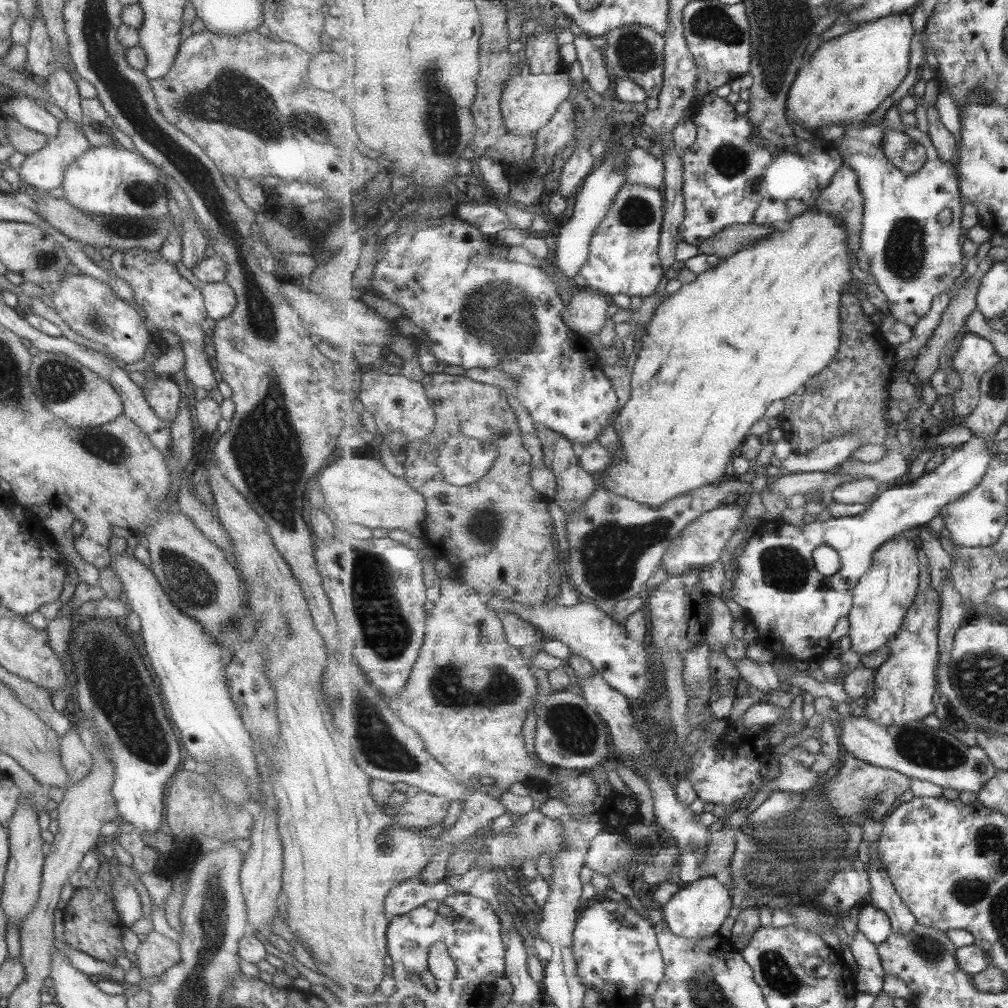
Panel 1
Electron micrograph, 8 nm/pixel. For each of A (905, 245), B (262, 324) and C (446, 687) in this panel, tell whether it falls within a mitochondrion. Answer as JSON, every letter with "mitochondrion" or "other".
{"A":"mitochondrion","B":"mitochondrion","C":"mitochondrion"}

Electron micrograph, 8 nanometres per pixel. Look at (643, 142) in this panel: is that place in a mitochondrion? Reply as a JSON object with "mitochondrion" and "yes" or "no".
{"mitochondrion":"no"}

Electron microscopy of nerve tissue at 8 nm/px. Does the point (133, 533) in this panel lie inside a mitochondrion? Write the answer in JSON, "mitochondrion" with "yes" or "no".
{"mitochondrion":"no"}

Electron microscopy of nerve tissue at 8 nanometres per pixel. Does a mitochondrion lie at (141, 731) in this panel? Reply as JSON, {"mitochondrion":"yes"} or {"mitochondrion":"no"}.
{"mitochondrion":"yes"}

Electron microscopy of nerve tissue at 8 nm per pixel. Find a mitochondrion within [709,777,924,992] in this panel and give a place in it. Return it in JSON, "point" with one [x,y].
{"point":[767,879]}

